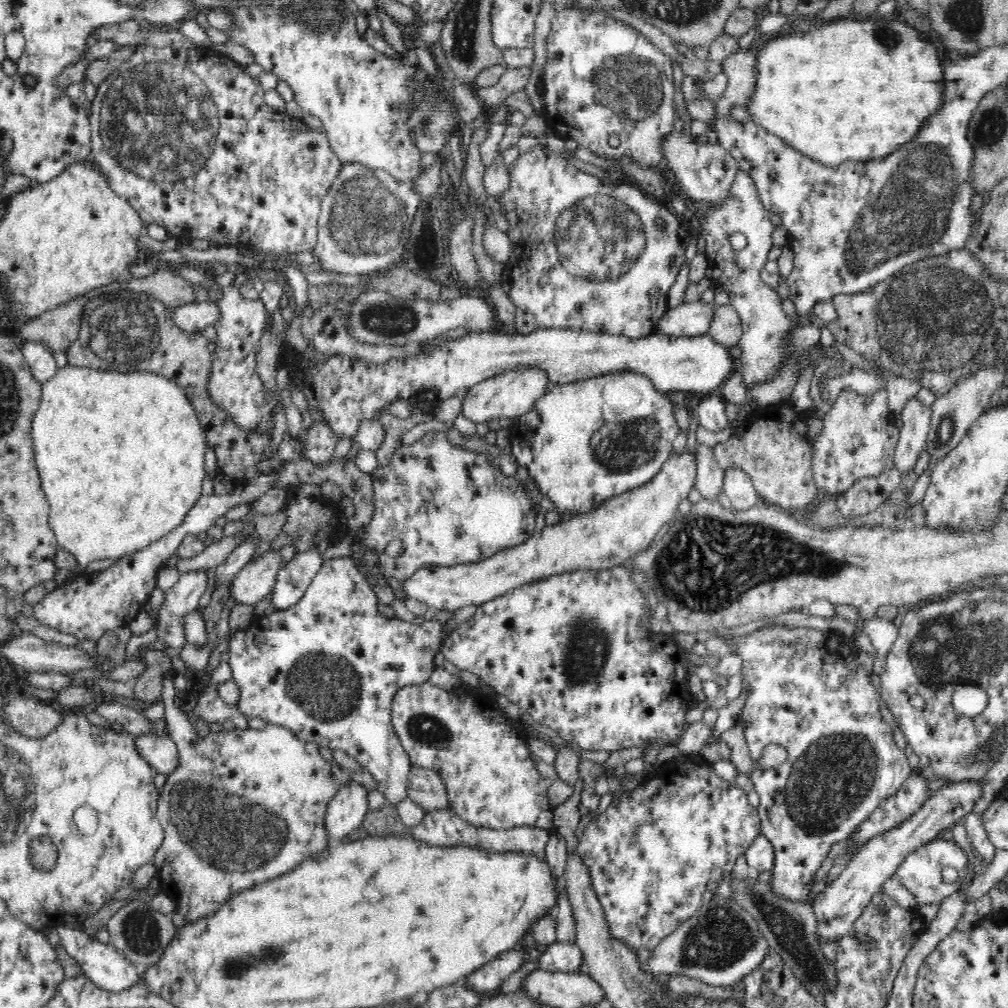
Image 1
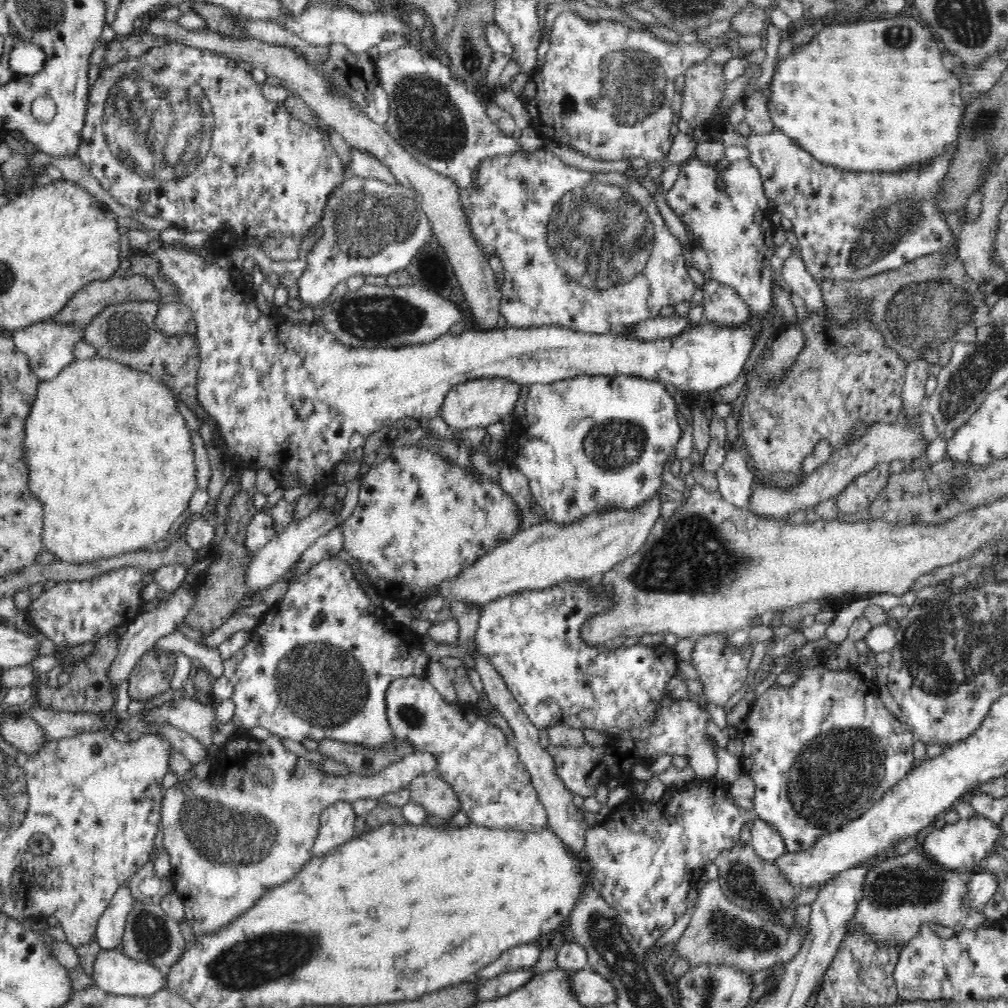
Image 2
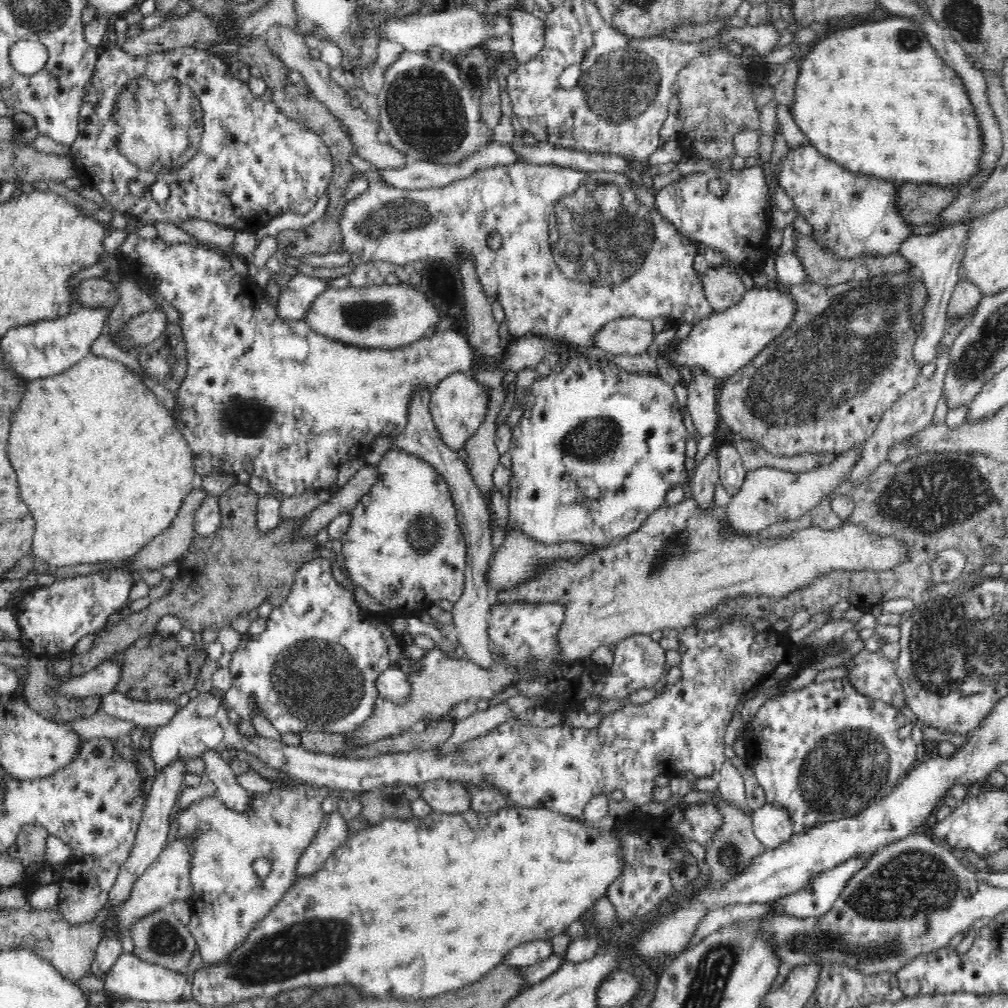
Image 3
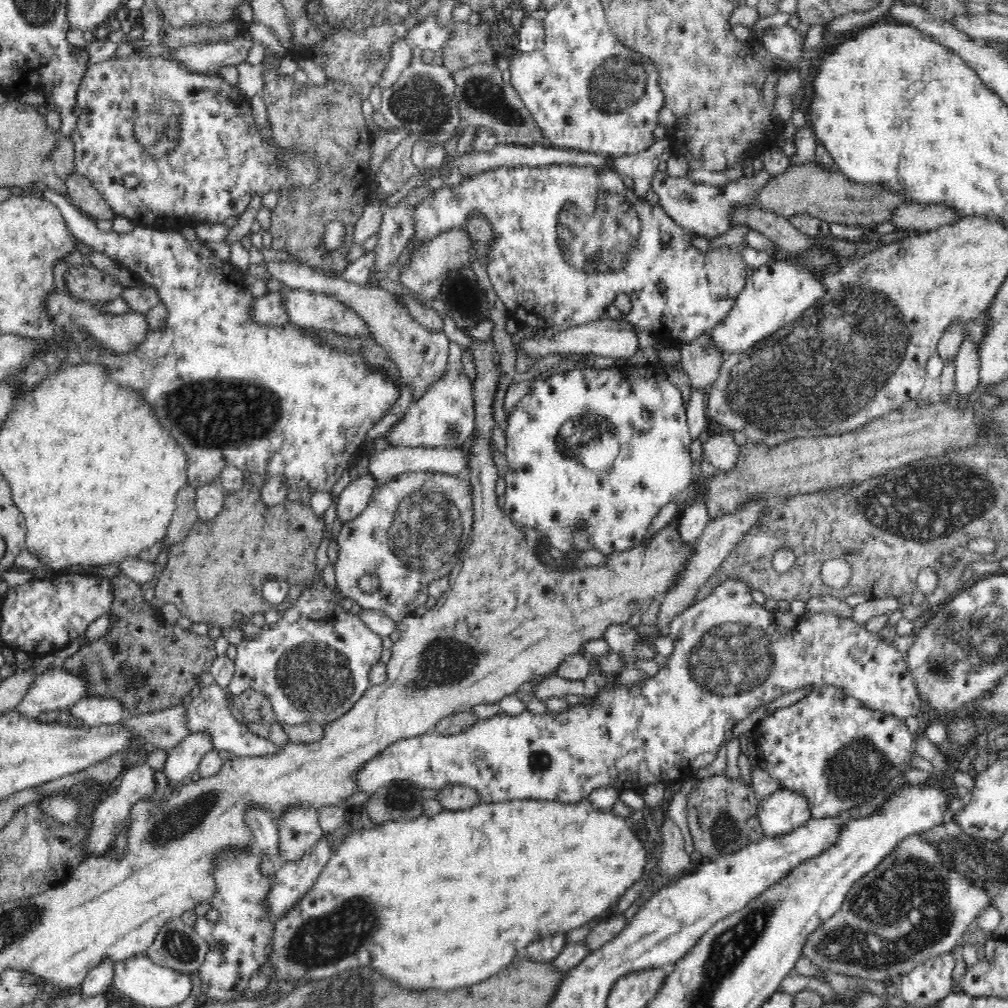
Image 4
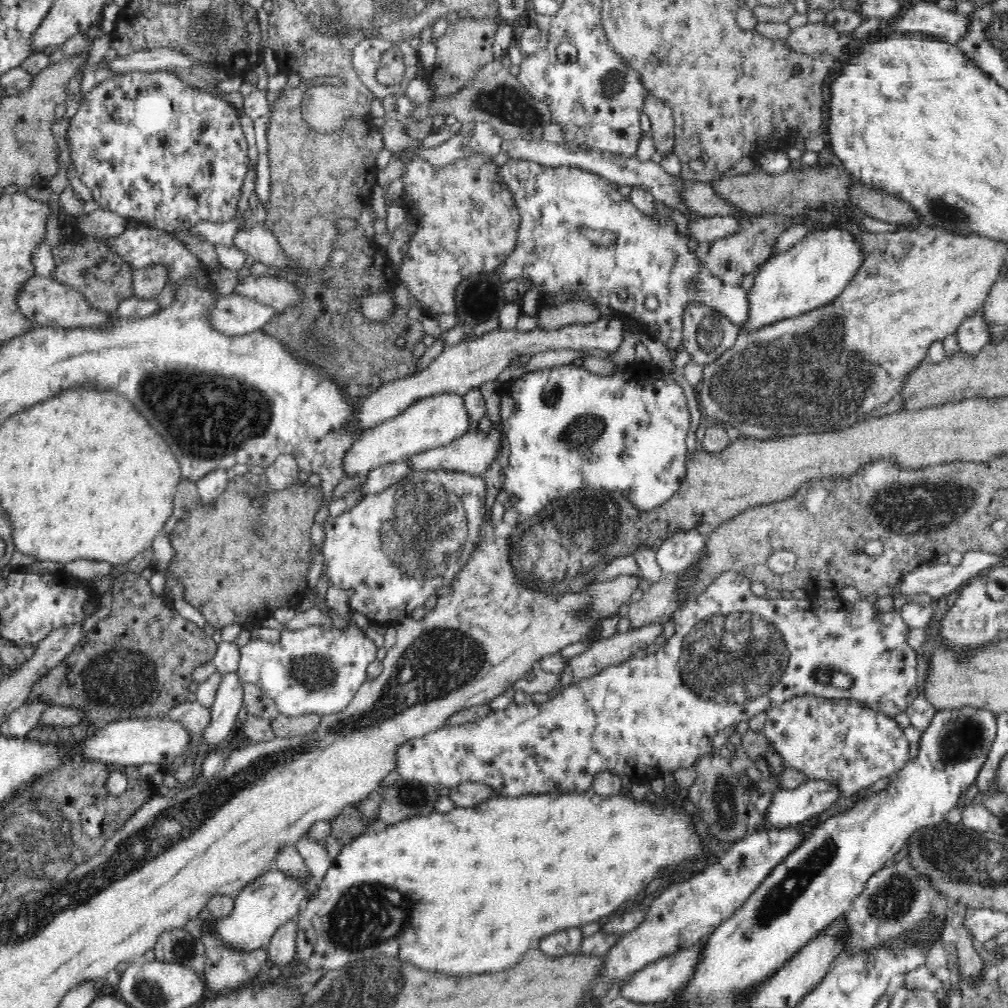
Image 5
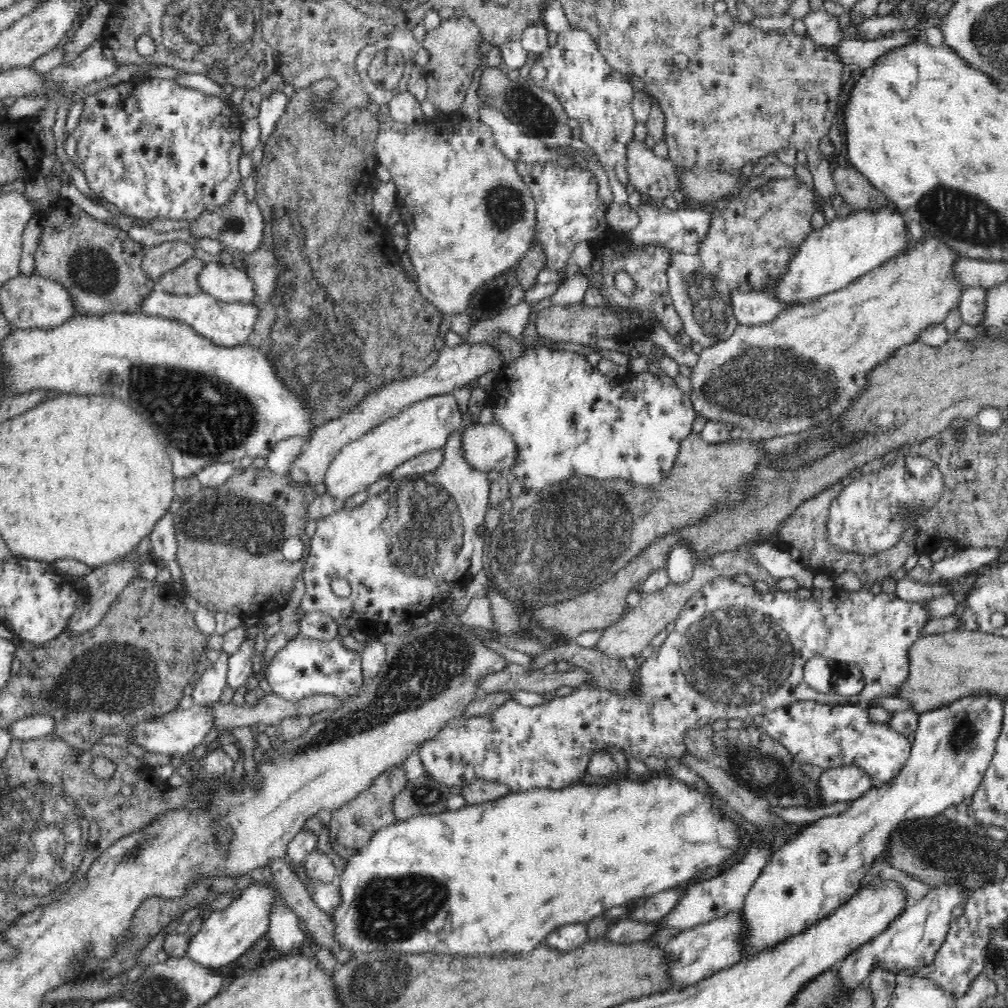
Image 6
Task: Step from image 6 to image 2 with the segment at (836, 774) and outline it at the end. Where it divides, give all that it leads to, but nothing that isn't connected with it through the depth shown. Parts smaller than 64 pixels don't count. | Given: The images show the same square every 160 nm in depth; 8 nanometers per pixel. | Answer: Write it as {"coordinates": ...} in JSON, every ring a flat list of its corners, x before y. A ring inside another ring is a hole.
{"coordinates":[[758,816,750,822,752,835,751,845,756,849,760,857,765,858,768,862,774,862,785,851,785,843,780,835,780,831,768,823,766,819]]}

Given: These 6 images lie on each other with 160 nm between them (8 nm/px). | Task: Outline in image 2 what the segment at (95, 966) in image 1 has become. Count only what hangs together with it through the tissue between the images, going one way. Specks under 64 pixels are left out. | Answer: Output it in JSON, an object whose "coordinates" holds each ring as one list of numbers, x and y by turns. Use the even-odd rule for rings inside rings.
{"coordinates":[[118,949,100,950,91,975,100,990,136,998,148,998,168,984,162,969,134,960]]}

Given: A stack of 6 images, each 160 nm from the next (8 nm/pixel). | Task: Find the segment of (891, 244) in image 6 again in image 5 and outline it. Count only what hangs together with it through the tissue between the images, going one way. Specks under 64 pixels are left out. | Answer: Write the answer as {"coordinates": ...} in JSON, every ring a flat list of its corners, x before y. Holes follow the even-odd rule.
{"coordinates":[[838,223,829,228,816,227,800,242,760,266,753,286,747,293,750,320,746,320,740,329,757,329,766,323,803,315,832,302,858,274,864,260,864,244,856,234,848,232]]}

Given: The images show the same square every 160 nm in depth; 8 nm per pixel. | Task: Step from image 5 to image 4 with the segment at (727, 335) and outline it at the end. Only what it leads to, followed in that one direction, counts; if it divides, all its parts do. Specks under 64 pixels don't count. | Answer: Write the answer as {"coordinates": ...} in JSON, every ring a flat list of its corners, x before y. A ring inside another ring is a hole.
{"coordinates":[[712,329,703,330,697,337,679,346,680,367,688,373,690,386,702,390,716,380,726,357,710,334]]}

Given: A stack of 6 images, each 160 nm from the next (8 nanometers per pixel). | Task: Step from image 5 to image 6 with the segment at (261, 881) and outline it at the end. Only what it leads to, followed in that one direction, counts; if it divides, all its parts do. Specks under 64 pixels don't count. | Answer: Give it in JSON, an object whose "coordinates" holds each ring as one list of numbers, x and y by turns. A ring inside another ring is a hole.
{"coordinates":[[275,884,250,886,248,890,242,890,224,910,212,910,206,913,196,934,190,934,183,957,209,969,228,966,238,960,242,954,248,952,262,936,268,933,268,913,275,892]]}

